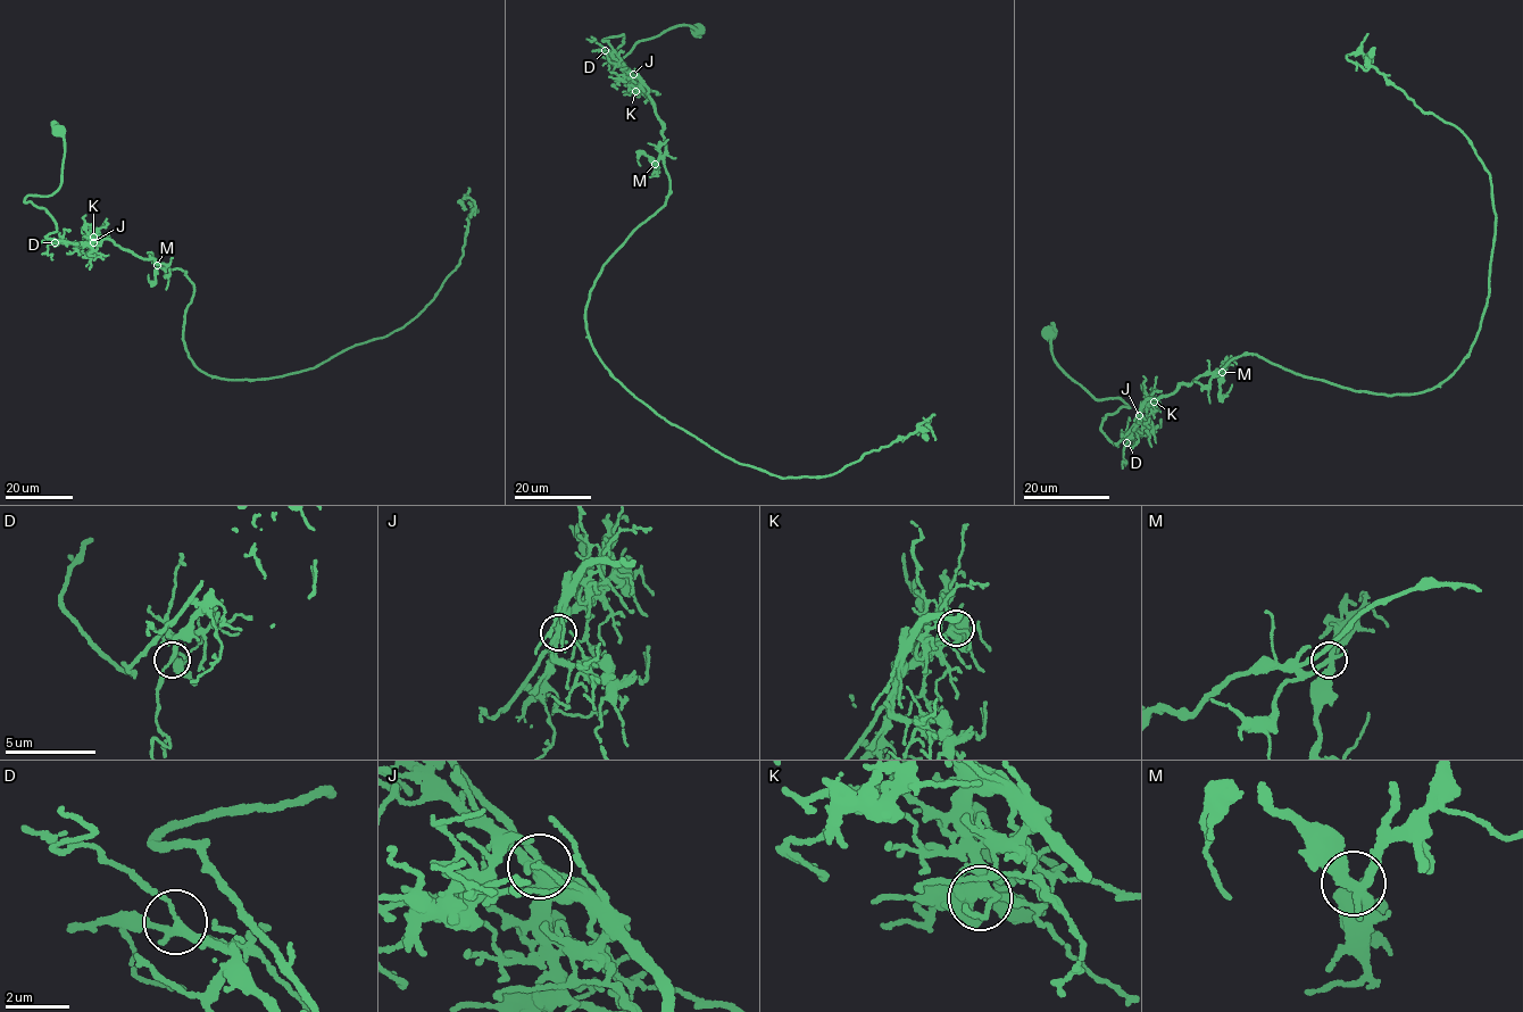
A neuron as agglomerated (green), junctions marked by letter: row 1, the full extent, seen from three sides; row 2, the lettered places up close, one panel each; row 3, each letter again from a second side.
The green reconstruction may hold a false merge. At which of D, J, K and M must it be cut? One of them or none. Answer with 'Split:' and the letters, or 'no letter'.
Split: no letter

